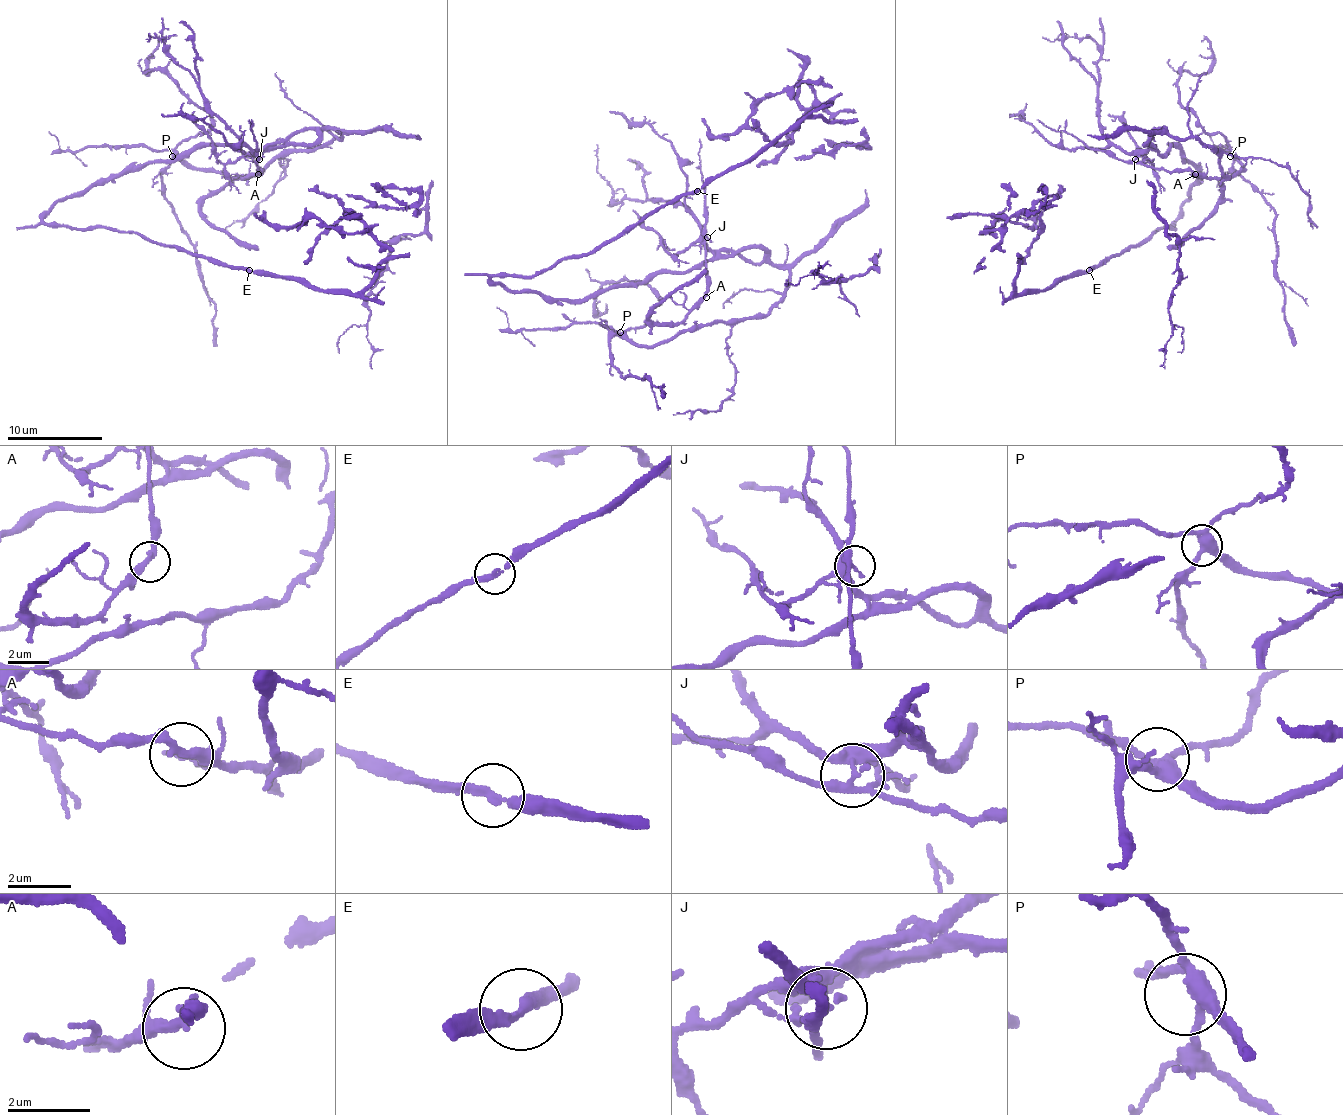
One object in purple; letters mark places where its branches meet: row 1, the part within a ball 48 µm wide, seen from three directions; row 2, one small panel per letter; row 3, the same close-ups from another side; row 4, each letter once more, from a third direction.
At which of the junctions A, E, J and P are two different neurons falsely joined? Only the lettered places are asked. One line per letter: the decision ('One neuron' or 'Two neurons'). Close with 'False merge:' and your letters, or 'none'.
A: One neuron
E: One neuron
J: Two neurons
P: One neuron
False merge: J

